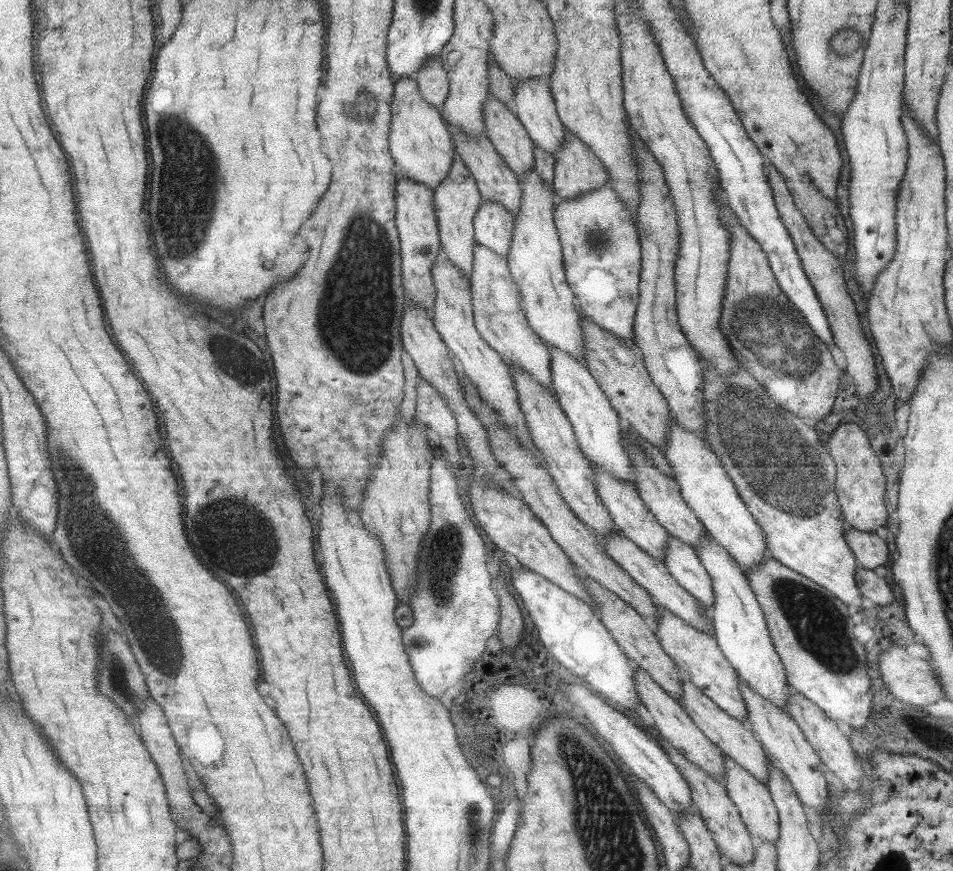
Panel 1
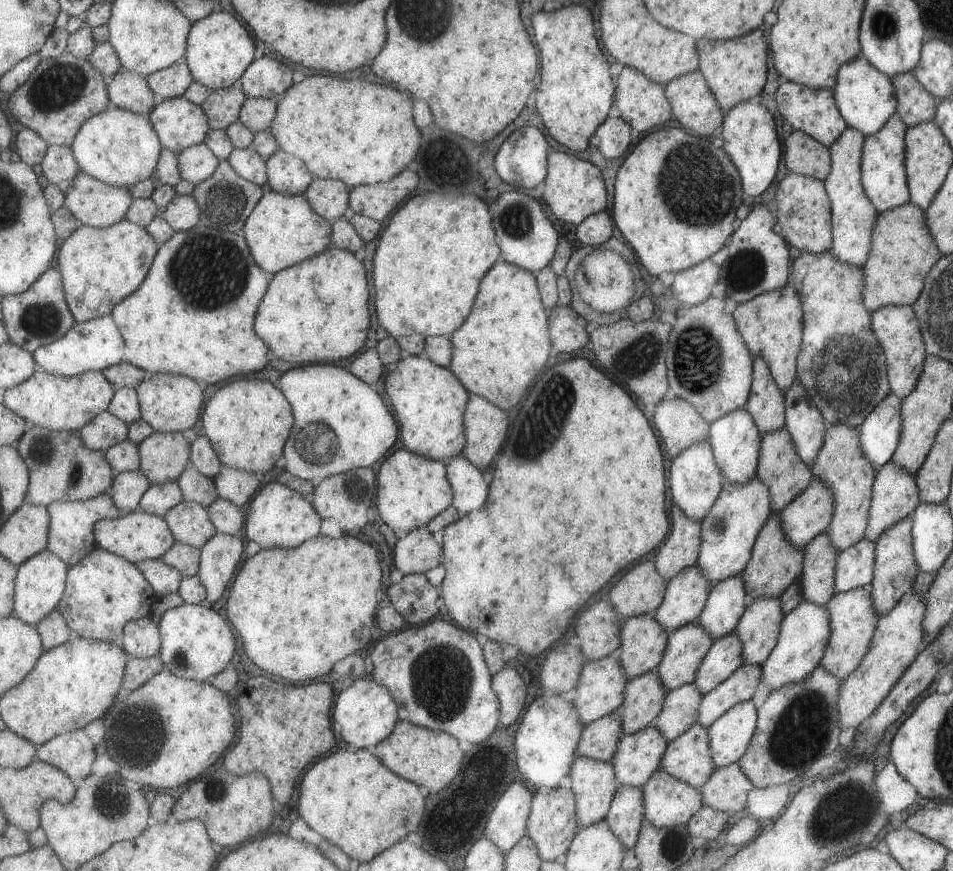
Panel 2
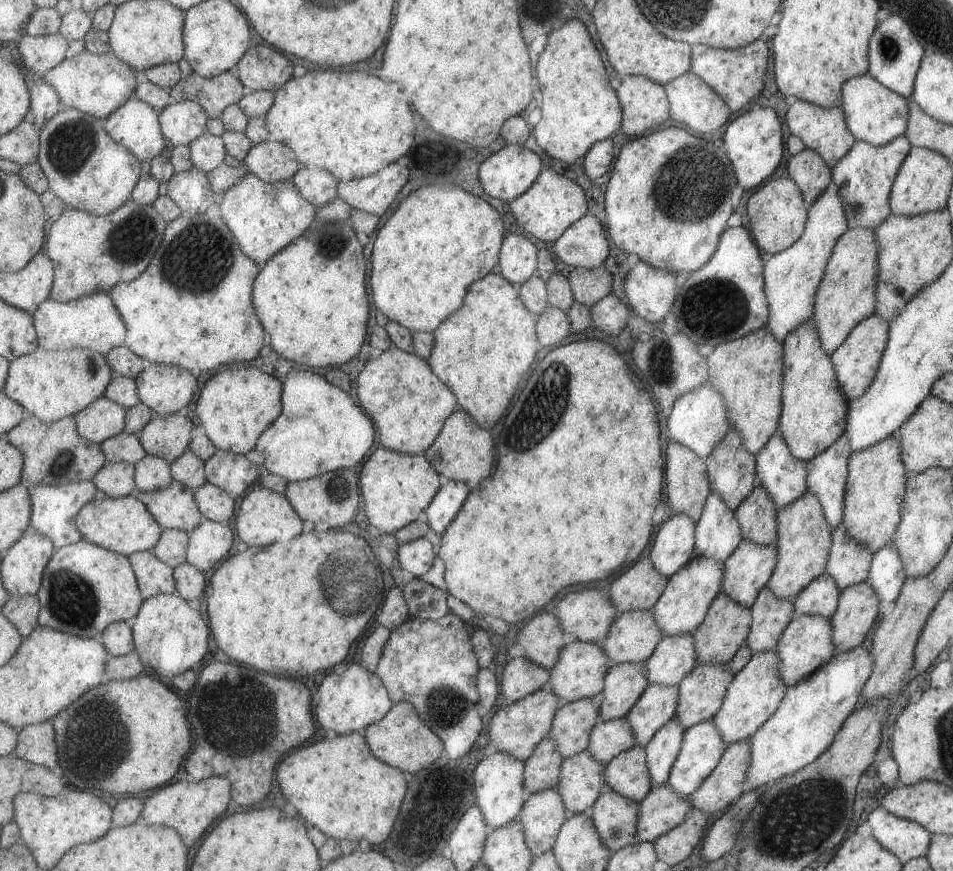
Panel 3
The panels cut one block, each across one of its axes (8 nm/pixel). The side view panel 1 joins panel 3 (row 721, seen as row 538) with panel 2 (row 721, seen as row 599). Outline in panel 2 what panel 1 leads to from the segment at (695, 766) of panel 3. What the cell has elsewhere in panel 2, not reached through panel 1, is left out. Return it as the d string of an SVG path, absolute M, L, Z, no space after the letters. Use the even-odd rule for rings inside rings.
M752 701L731 706L708 727L711 762L715 769L733 764L745 754L757 722L757 710Z

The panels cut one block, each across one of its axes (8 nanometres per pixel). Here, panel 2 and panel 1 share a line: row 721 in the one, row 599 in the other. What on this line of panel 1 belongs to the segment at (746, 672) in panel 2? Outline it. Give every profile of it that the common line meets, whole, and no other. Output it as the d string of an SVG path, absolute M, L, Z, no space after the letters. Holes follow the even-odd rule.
M668 534L665 542L666 554L661 559L667 572L673 577L679 586L698 602L710 607L713 604L713 588L711 577L701 565L698 555L689 544L679 541Z

